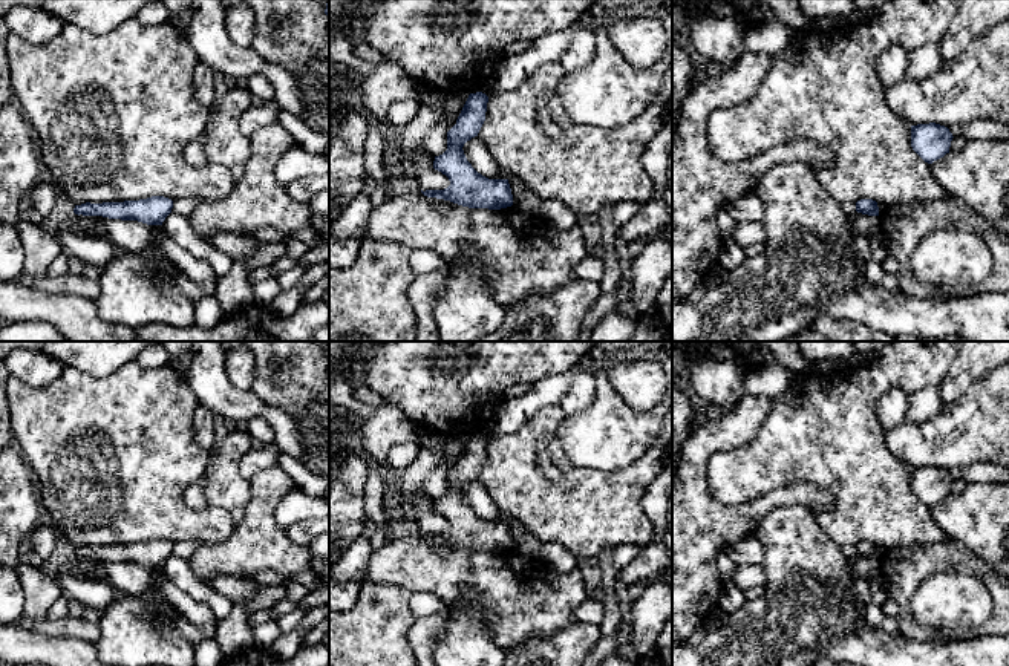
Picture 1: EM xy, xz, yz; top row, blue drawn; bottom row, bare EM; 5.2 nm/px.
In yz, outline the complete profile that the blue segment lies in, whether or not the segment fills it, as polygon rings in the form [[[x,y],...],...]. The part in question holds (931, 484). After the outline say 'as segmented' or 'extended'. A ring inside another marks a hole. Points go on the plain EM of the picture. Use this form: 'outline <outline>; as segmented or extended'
outline [[[936,465],[911,468],[911,490],[928,507],[949,496],[952,481],[948,470]]]; as segmented

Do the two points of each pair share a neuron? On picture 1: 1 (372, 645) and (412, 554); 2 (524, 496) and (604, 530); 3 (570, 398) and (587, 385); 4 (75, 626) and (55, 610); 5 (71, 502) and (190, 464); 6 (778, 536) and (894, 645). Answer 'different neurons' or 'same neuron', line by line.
1: different neurons
2: same neuron
3: same neuron
4: different neurons
5: same neuron
6: same neuron

